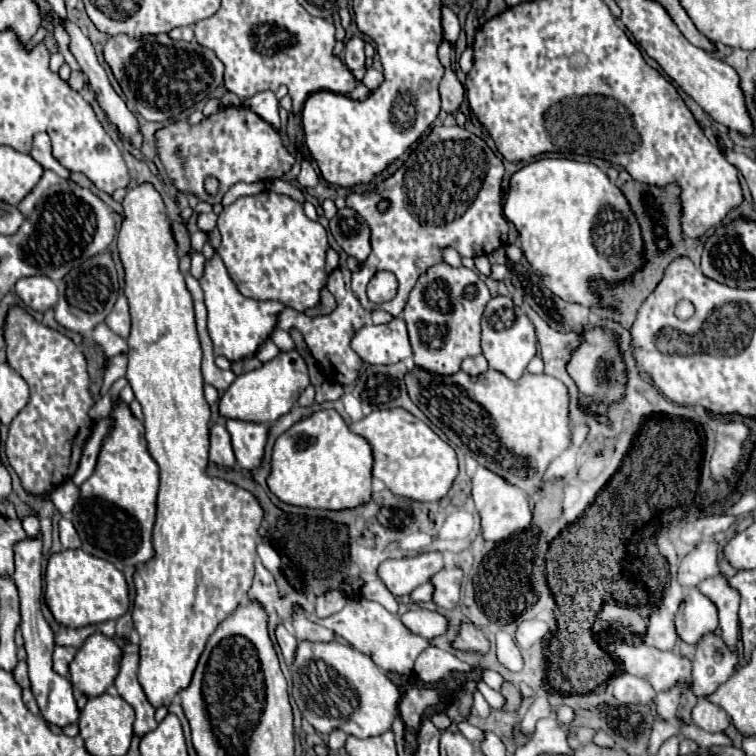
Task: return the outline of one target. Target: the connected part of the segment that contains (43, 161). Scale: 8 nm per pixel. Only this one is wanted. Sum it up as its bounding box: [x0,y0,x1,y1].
[31,134,69,178]

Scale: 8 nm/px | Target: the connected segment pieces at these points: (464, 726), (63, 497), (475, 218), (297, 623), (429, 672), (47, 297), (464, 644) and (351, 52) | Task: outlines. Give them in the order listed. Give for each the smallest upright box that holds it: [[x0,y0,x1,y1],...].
[[458,721,483,743],[51,480,79,515],[347,126,507,316],[293,610,337,642],[415,652,471,682],[15,276,59,312],[453,624,489,654],[345,36,365,82]]

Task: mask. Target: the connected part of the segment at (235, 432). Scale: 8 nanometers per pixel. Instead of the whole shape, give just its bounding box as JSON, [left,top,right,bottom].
[227,420,267,472]

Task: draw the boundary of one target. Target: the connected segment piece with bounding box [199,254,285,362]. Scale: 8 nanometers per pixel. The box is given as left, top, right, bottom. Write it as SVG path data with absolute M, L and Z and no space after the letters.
M213 254L211 260L205 262L203 276L199 278L199 284L205 294L205 306L207 306L207 328L209 336L215 344L215 356L225 356L231 362L255 356L257 348L271 336L271 332L277 326L277 318L283 312L283 304L275 300L253 300L245 298L233 280L229 278L219 254Z

